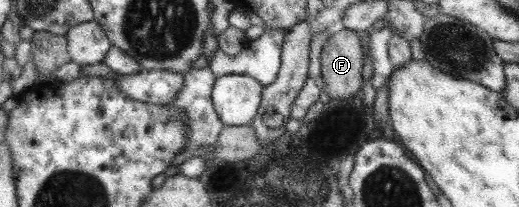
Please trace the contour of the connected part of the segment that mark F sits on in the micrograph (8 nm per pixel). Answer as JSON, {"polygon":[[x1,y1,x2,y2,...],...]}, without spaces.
{"polygon":[[336,27,324,42,320,53,321,90,331,100,344,100,360,90,363,82,363,49,359,34,343,27]]}

